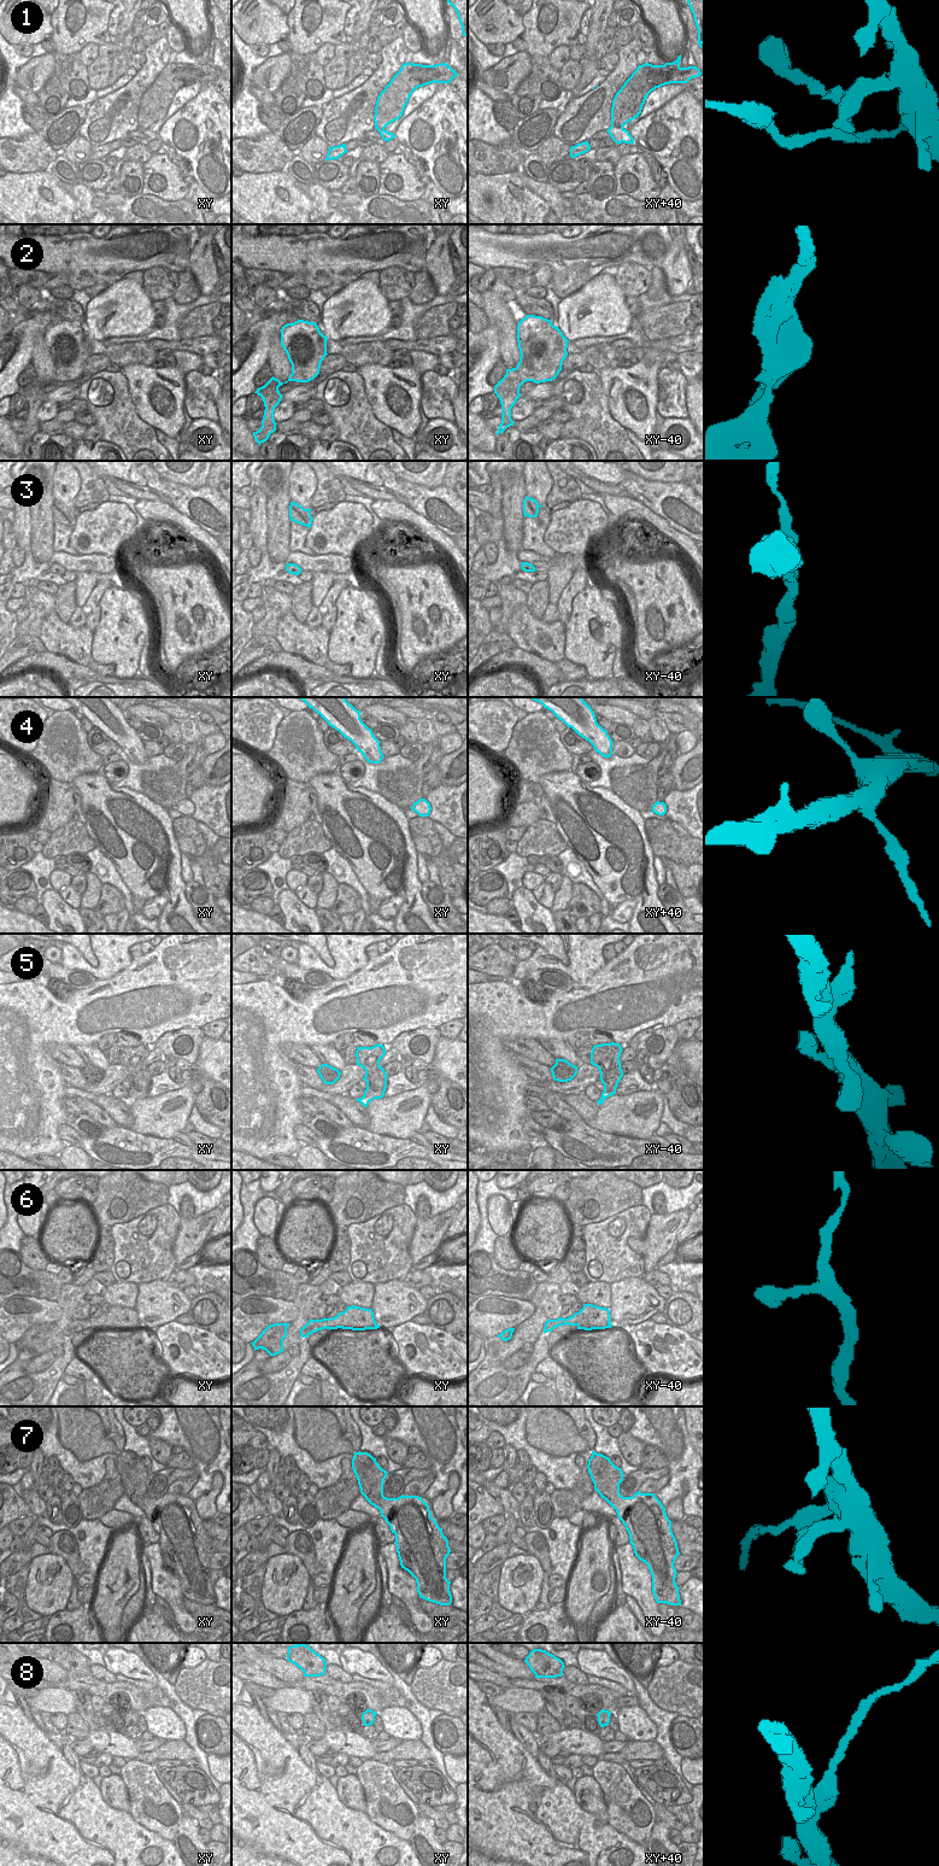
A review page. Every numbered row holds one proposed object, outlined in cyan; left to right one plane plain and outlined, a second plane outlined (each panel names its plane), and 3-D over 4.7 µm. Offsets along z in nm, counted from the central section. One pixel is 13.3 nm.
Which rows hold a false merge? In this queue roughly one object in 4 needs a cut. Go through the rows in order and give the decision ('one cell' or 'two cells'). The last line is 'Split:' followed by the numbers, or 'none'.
1: two cells
2: two cells
3: one cell
4: one cell
5: one cell
6: one cell
7: two cells
8: two cells
Split: 1, 2, 7, 8

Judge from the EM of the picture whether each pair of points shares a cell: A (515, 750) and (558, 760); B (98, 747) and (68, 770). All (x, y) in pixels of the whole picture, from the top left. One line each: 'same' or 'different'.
A: same
B: different

